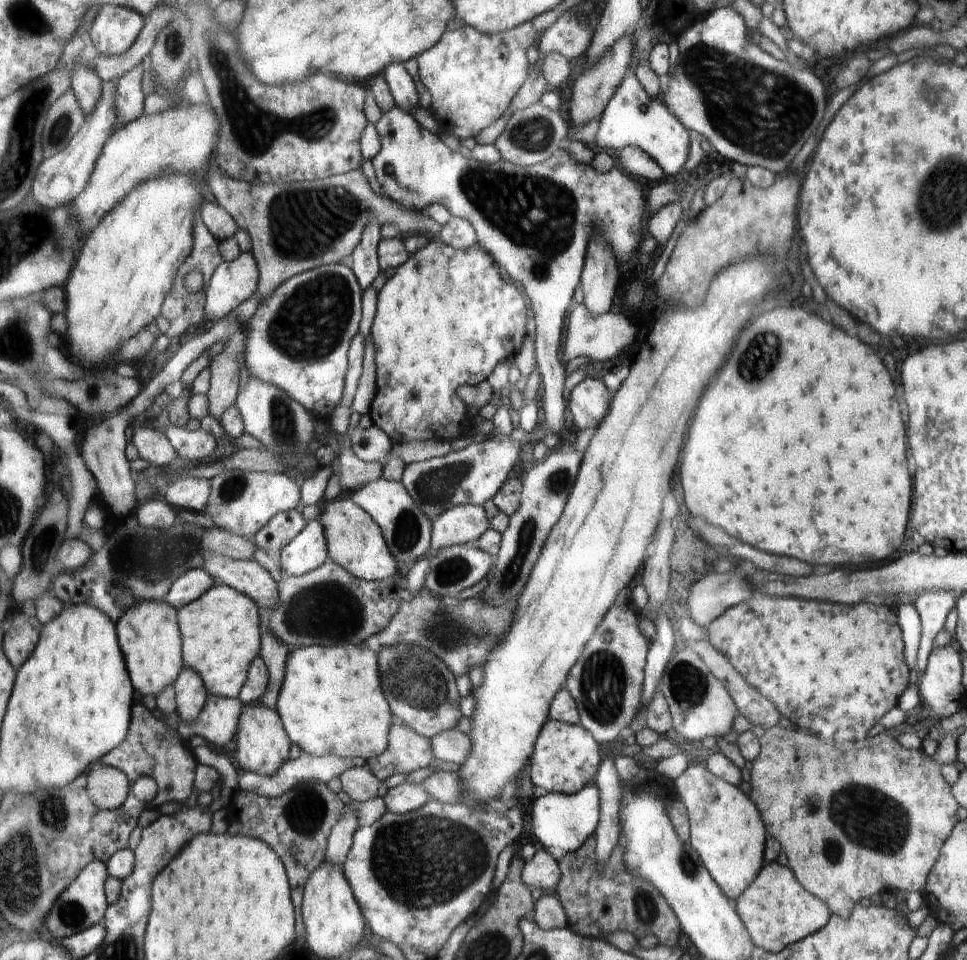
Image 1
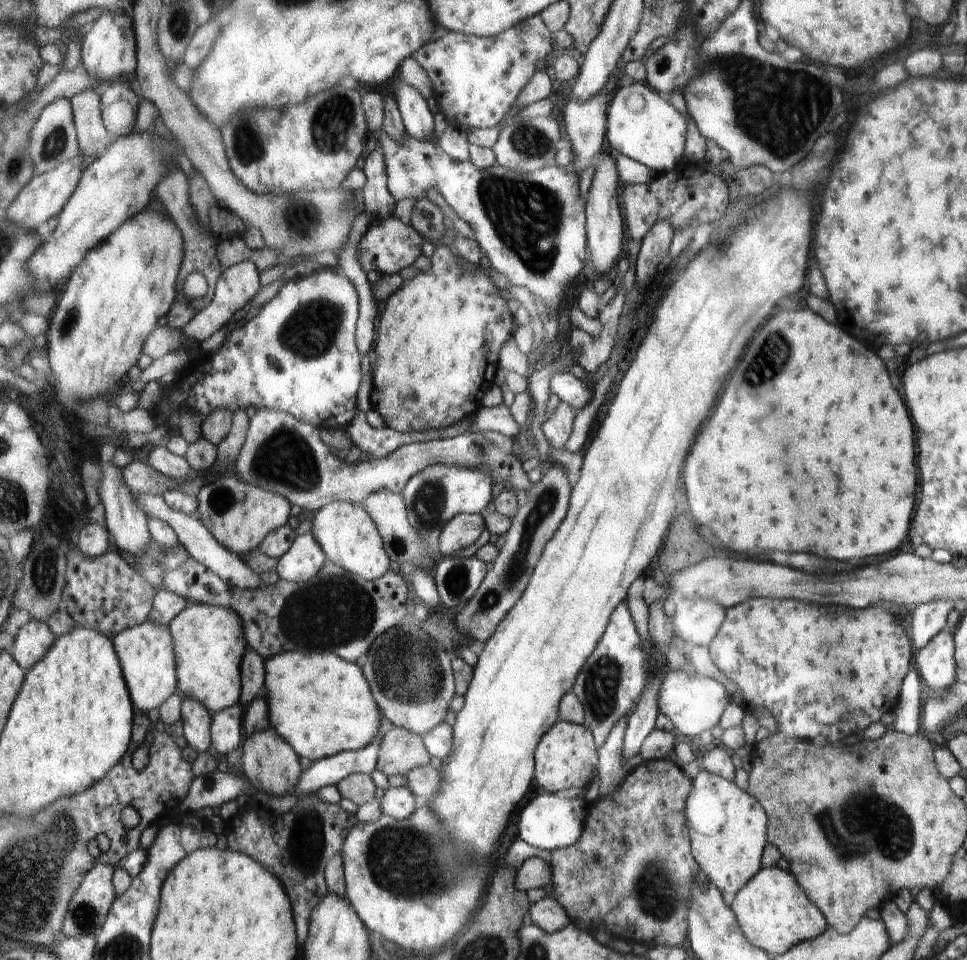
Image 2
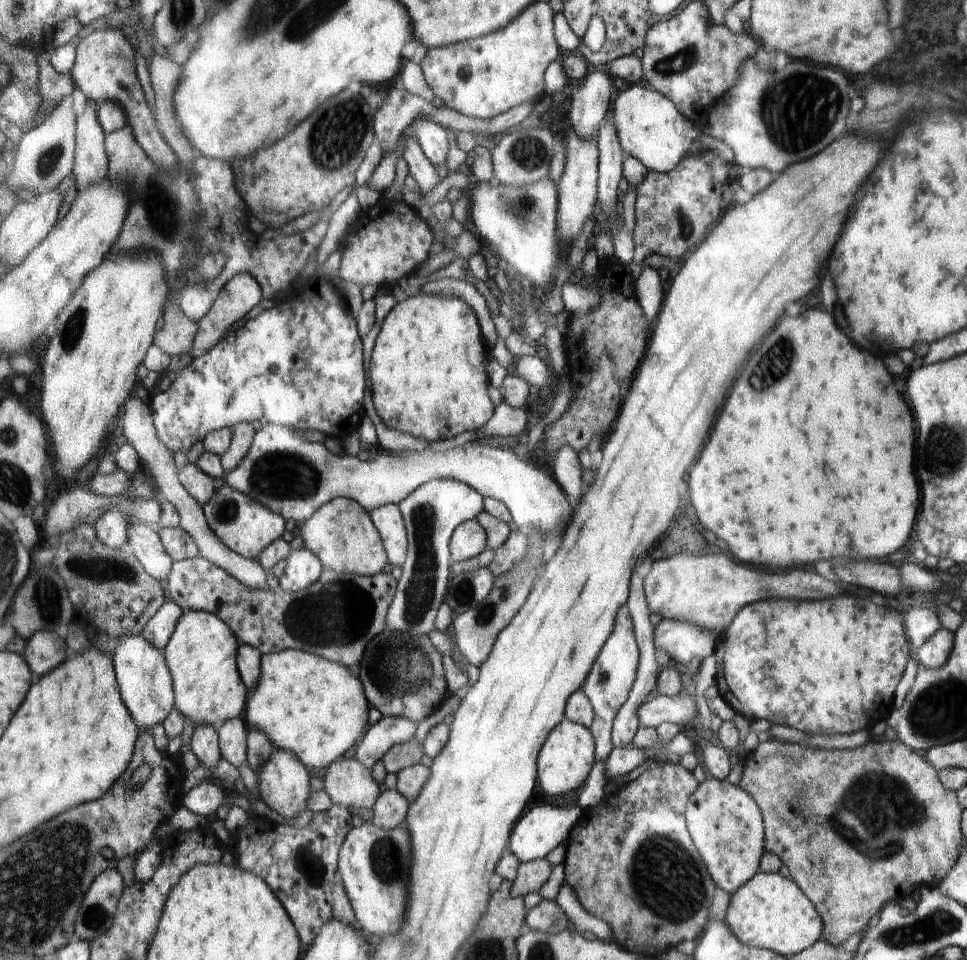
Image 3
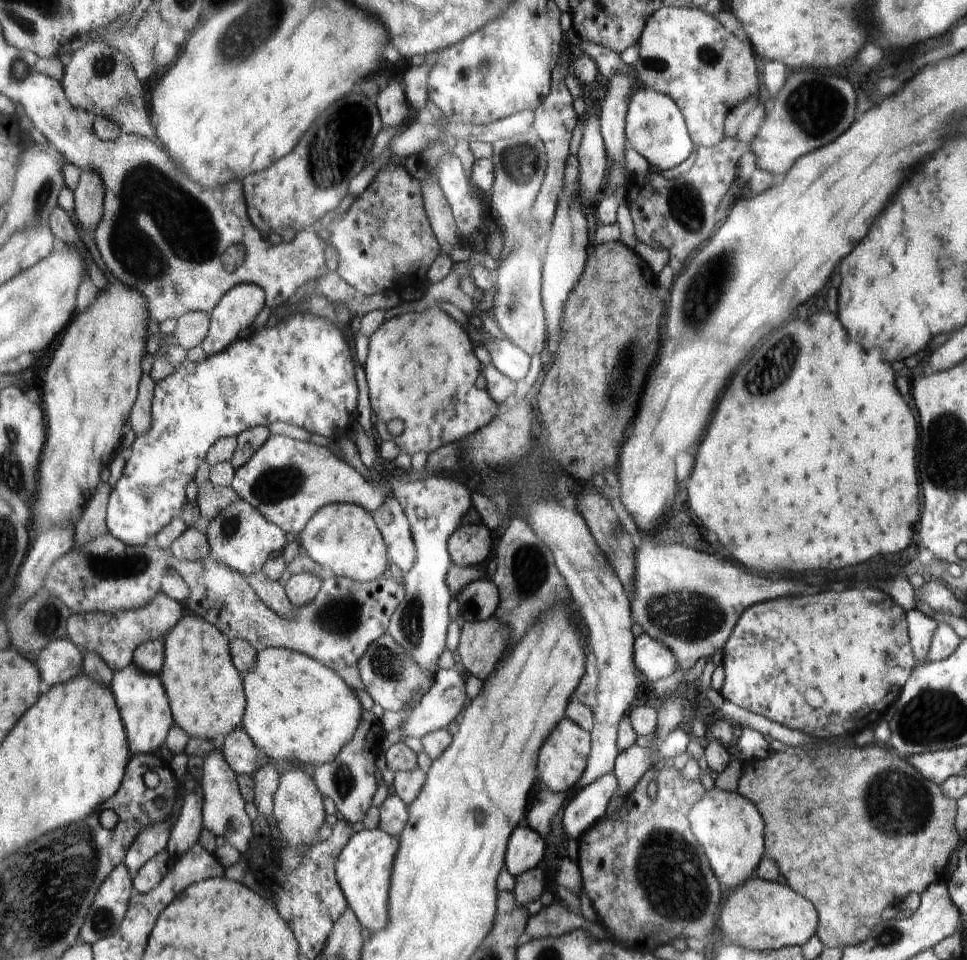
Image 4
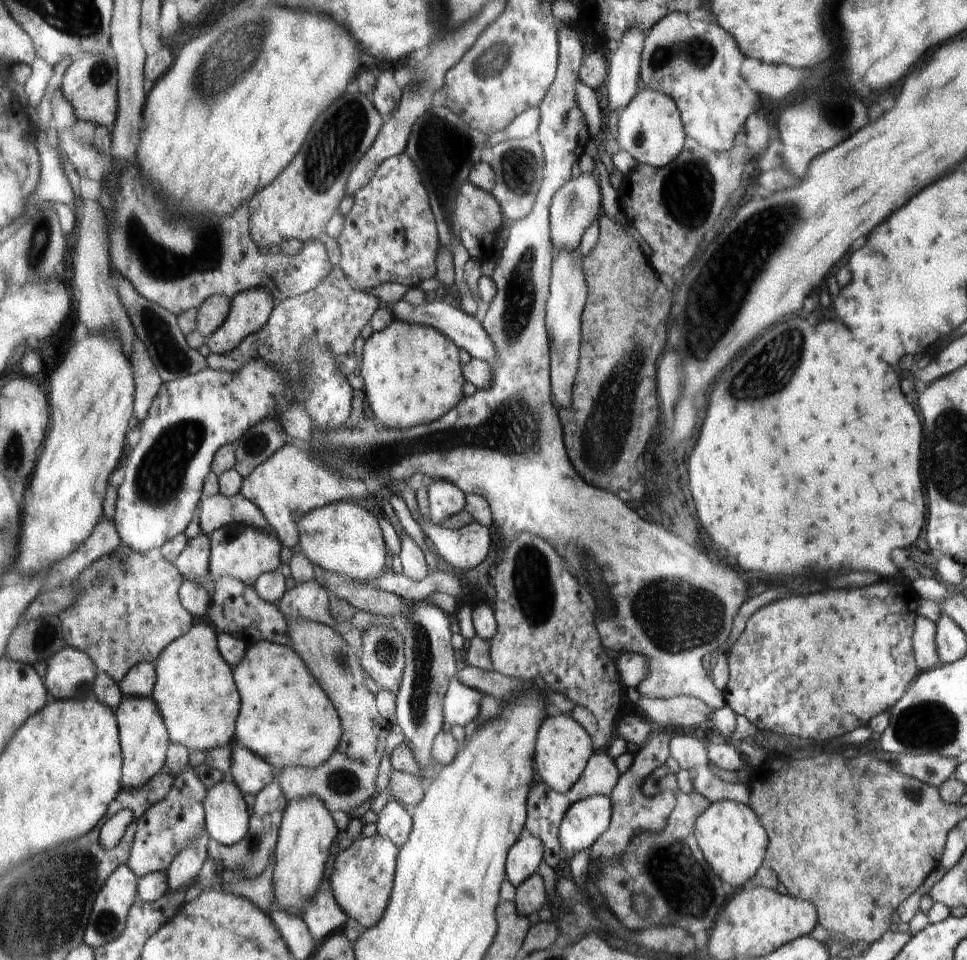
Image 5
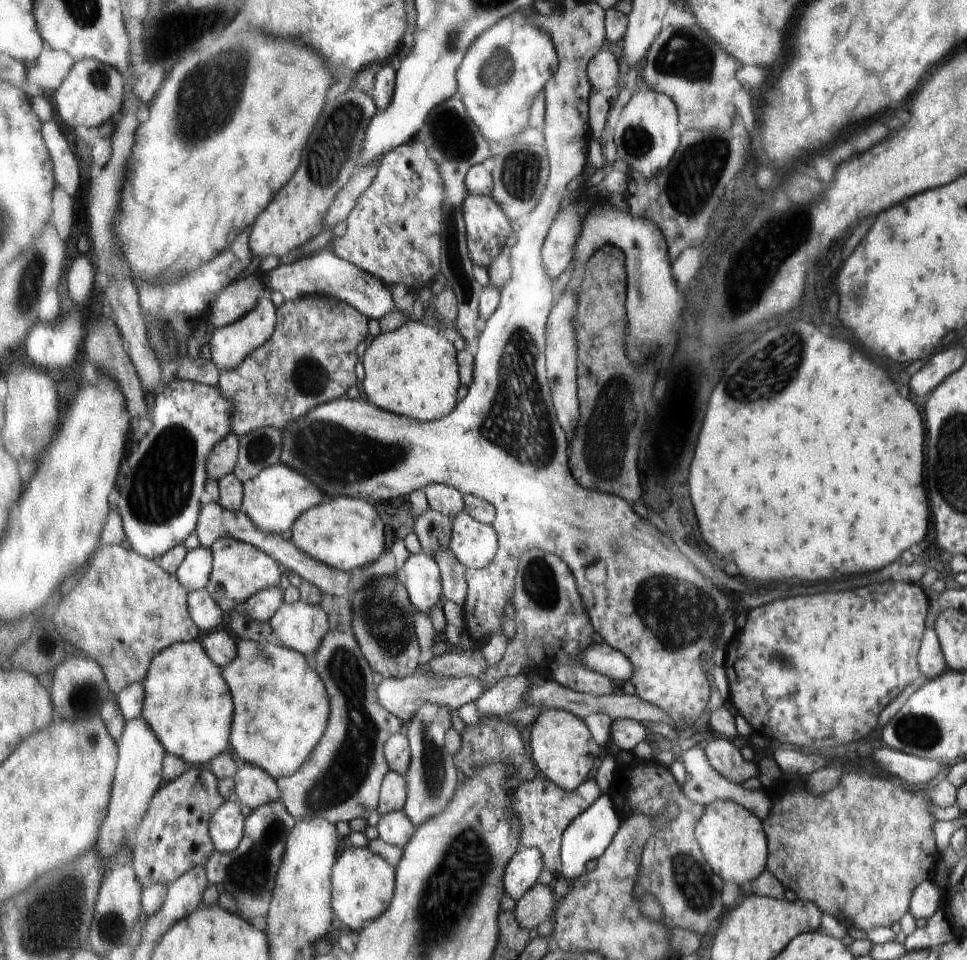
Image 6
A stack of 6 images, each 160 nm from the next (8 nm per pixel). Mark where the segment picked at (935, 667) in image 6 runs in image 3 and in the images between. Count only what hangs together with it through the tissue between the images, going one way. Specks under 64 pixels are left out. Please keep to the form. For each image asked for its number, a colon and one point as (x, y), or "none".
3: (921, 624)
4: (920, 627)
5: (923, 639)

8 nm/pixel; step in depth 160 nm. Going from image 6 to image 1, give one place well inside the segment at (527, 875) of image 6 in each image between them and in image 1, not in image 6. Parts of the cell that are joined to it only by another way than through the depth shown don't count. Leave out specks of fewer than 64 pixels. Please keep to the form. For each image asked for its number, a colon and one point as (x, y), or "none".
1: (563, 821)
2: (548, 822)
3: (543, 828)
4: (527, 849)
5: (524, 858)

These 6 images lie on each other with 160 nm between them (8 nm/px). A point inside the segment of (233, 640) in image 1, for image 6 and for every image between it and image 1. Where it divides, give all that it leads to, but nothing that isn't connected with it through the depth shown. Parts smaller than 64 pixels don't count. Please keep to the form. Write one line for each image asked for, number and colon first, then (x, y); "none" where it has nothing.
2: (207, 641)
3: (202, 652)
4: (205, 692)
5: (195, 690)
6: (188, 705)

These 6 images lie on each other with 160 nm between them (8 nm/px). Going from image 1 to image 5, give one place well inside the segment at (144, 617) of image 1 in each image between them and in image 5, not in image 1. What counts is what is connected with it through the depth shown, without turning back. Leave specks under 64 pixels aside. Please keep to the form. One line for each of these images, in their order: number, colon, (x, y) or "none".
2: (145, 652)
3: (144, 677)
4: (141, 697)
5: (144, 738)

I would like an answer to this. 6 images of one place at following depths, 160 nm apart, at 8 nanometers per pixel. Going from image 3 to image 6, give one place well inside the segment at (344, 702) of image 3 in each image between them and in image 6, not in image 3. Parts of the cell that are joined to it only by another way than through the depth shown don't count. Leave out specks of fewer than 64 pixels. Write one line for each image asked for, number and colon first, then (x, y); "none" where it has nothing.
4: (299, 711)
5: (281, 704)
6: (281, 708)

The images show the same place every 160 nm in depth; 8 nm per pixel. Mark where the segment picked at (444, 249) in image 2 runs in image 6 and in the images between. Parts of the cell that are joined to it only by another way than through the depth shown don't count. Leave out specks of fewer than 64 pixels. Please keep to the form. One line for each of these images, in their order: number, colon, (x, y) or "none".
3: (427, 371)
4: (421, 369)
5: (411, 373)
6: (412, 370)

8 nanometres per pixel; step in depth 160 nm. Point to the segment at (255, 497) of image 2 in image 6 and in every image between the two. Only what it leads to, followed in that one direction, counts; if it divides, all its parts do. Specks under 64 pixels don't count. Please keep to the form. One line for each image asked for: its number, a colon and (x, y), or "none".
3: (242, 524)
4: (242, 538)
5: (238, 551)
6: (240, 570)

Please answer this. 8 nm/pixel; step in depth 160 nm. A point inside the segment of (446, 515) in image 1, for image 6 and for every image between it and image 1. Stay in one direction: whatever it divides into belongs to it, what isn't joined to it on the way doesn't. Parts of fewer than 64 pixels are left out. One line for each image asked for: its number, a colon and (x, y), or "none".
2: (465, 529)
3: (469, 539)
4: (471, 544)
5: (464, 548)
6: (475, 545)

